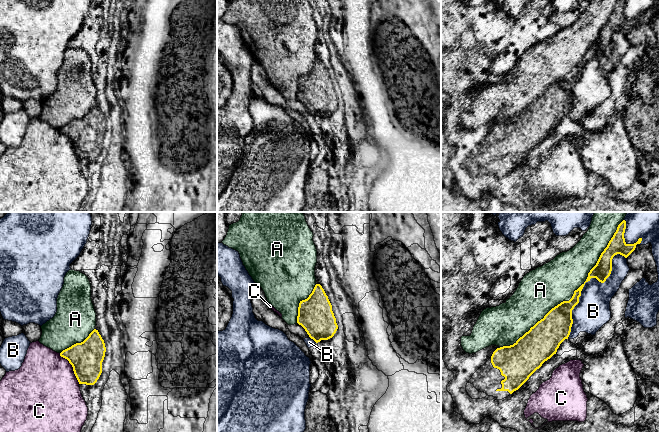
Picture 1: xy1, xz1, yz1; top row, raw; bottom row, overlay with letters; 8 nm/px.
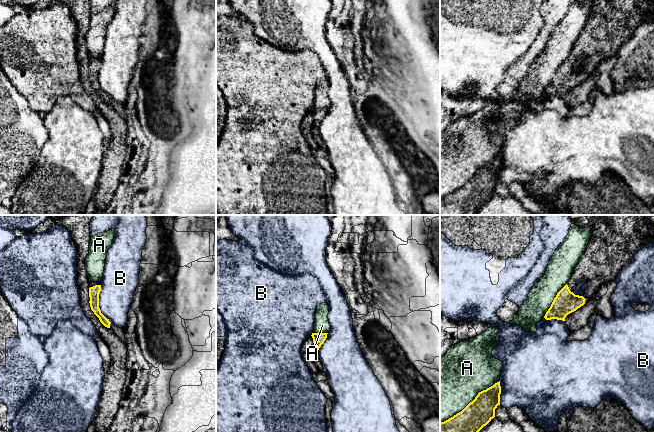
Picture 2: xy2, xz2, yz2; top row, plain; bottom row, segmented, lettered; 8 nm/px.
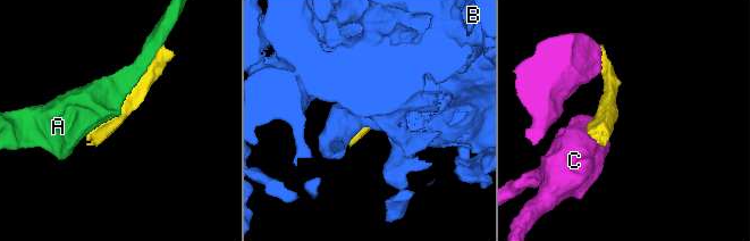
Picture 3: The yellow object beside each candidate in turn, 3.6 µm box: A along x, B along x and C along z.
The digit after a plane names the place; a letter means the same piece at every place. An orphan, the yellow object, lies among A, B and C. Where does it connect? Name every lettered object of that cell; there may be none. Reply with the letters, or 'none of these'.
none of these

